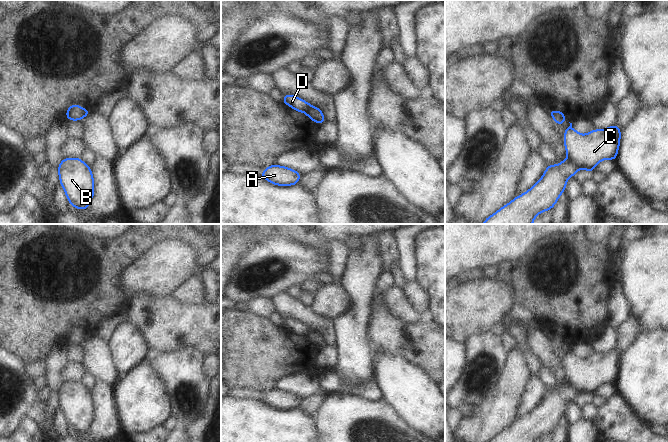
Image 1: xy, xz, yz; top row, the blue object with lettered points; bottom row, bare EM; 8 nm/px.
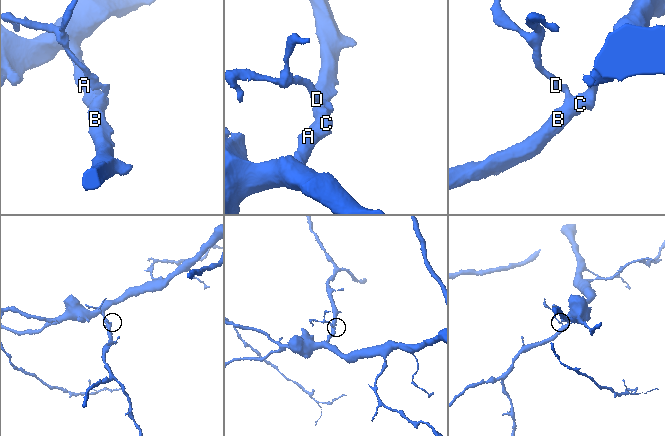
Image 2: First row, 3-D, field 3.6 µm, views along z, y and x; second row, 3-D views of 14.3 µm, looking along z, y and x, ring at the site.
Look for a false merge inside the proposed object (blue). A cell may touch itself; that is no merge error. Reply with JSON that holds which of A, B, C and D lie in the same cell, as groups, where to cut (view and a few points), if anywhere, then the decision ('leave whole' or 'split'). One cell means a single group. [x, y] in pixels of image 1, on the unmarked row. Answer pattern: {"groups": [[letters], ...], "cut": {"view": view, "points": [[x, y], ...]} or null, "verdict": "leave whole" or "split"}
{"groups": [["A", "B", "C"], ["D"]], "cut": {"view": "xz", "points": [[311, 330], [305, 336]]}, "verdict": "split"}

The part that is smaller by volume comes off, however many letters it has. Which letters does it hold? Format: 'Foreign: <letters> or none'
Foreign: D.

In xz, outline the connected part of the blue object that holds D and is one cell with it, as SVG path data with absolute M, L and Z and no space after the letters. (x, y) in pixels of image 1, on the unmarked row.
M290 318L283 319L282 326L299 336L306 337L309 334L309 332L311 331L311 329L309 327L307 327L306 325L304 325L298 321L295 321L293 319L290 319Z

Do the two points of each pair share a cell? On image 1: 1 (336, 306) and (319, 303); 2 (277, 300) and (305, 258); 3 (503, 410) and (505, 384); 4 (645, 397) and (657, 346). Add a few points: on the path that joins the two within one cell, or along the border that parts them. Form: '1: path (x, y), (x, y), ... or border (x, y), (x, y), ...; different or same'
1: path (332, 303), (323, 303); same
2: border (285, 292), (279, 292), (270, 298); different
3: path (503, 404), (505, 390); same
4: path (657, 384), (657, 359); same

